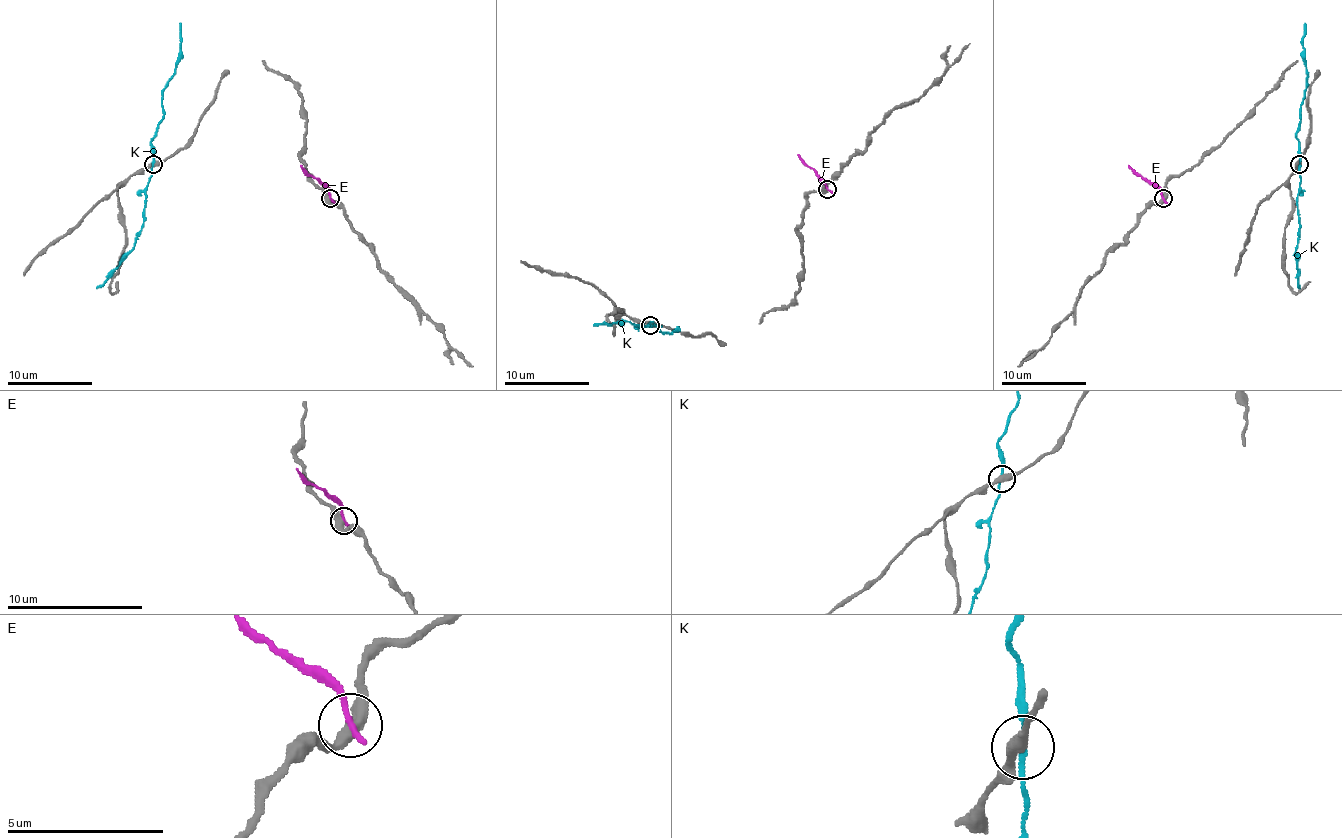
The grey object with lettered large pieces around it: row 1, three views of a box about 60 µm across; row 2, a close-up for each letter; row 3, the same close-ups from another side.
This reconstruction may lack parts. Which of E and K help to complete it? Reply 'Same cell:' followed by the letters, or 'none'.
Same cell: none

